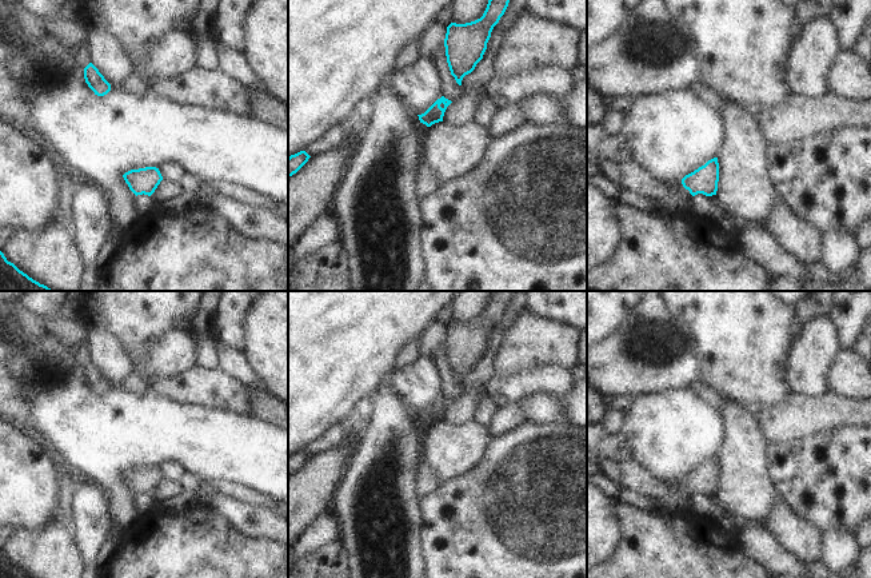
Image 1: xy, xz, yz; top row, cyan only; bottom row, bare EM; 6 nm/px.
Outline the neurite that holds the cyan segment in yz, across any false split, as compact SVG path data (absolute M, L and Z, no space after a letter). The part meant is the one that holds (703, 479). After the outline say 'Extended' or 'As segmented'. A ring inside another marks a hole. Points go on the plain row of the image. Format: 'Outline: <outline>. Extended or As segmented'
Outline: M718 457L708 459L704 465L682 478L682 483L692 495L703 493L706 495L716 494L719 481Z. As segmented

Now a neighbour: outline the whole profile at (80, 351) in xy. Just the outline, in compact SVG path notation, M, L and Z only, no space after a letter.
M87 343L69 346L69 350L77 360L77 363L83 367L85 367L91 362Z

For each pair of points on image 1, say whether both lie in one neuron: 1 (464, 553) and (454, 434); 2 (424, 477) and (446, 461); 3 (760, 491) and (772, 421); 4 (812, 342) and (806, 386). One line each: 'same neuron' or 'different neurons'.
1: different neurons
2: different neurons
3: different neurons
4: same neuron

